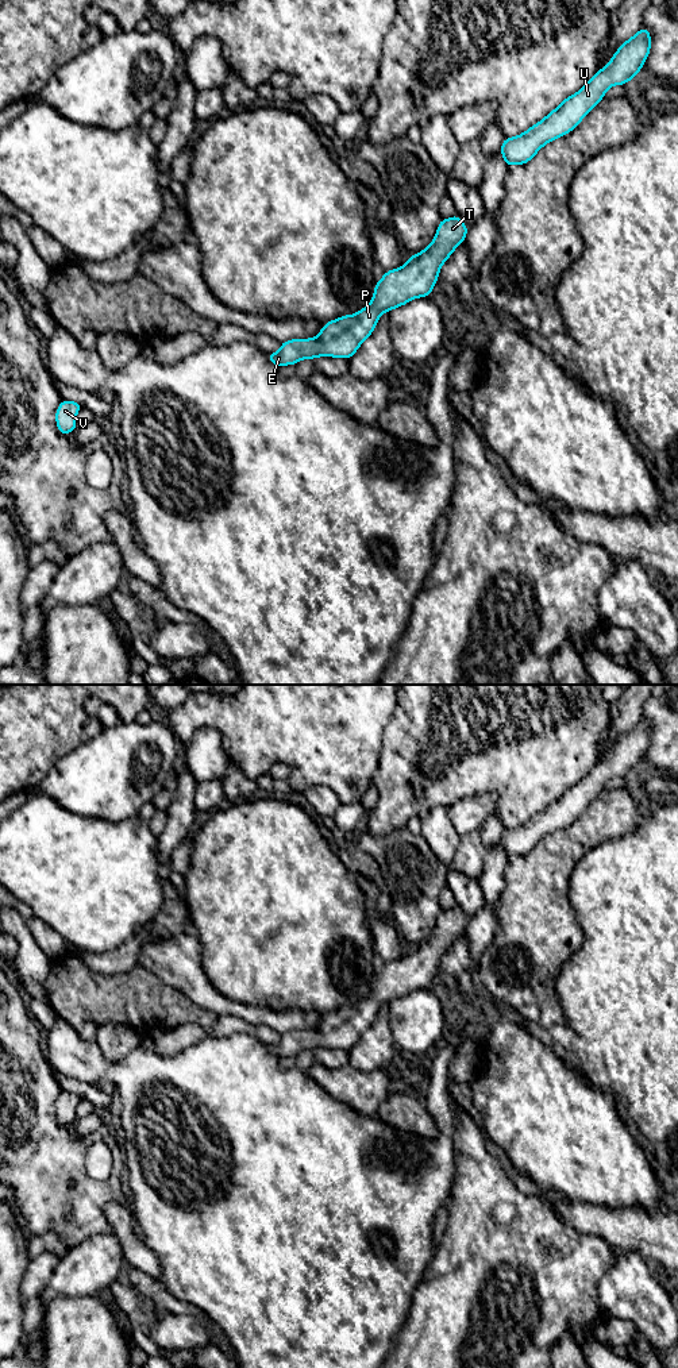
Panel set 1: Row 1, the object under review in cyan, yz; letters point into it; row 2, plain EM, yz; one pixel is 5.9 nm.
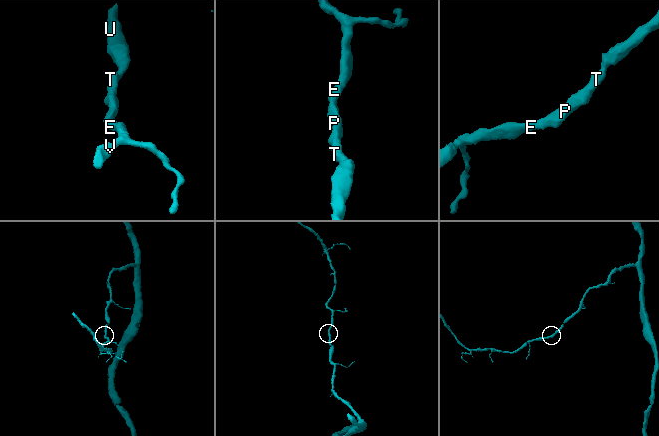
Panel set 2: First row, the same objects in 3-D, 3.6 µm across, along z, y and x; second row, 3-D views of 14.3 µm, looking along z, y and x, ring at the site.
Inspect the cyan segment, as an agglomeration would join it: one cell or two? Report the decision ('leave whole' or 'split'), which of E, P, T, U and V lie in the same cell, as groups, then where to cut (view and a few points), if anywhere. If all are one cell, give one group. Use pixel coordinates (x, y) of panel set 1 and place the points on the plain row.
leave whole; groups E P T U V; cut none

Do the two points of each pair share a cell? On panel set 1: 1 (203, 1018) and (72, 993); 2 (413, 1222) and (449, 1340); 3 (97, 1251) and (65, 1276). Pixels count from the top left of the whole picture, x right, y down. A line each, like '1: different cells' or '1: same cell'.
1: same cell
2: different cells
3: same cell

